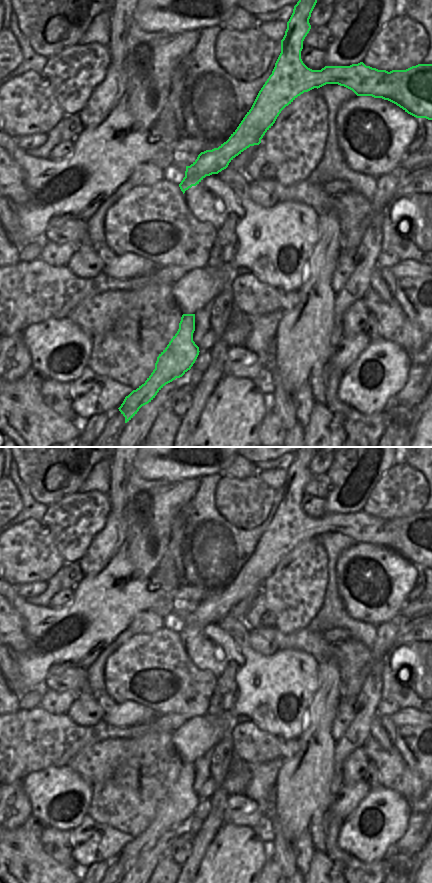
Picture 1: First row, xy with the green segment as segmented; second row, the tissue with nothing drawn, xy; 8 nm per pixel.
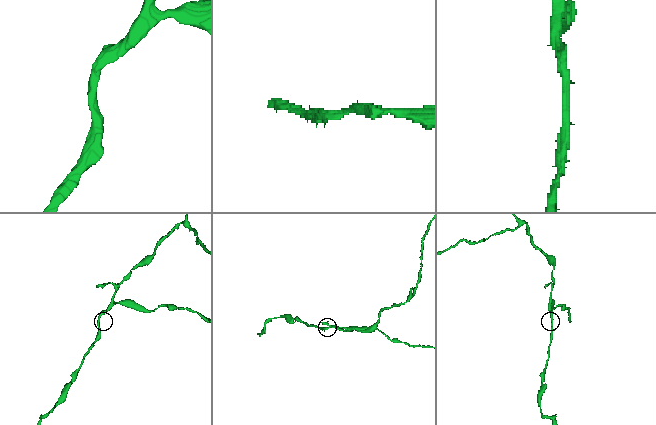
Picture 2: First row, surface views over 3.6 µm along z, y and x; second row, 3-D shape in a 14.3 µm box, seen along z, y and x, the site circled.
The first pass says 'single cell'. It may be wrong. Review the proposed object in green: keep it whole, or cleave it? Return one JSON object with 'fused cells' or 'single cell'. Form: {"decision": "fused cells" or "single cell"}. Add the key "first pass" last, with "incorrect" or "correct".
{"decision": "fused cells", "first pass": "incorrect"}

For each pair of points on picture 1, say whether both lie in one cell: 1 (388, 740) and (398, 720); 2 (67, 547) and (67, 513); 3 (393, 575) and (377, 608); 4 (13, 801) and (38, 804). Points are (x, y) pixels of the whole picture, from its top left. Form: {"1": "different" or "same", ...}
{"1": "different", "2": "same", "3": "same", "4": "different"}

